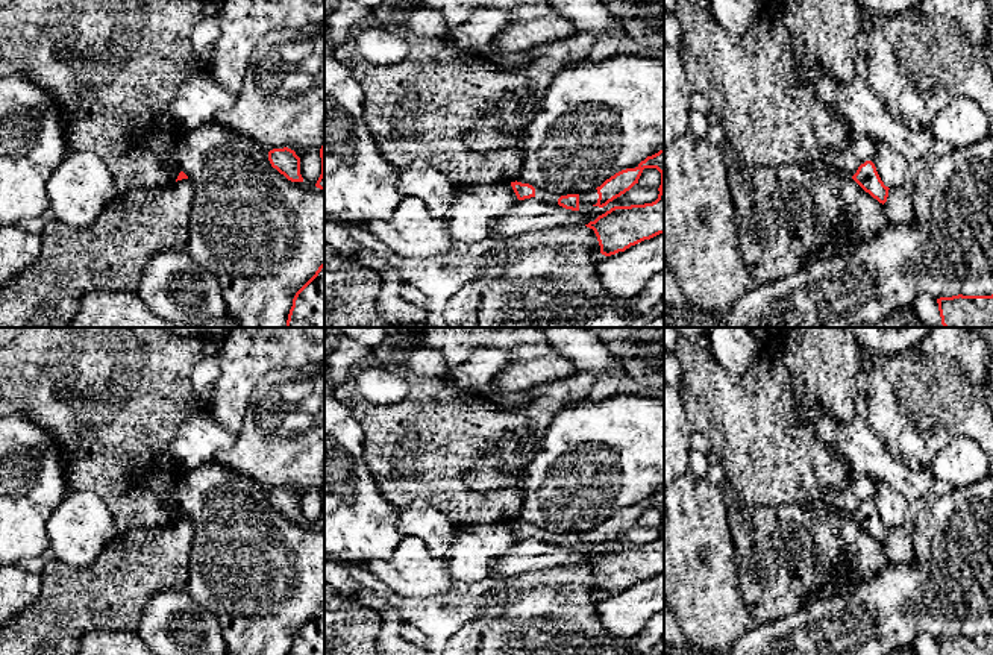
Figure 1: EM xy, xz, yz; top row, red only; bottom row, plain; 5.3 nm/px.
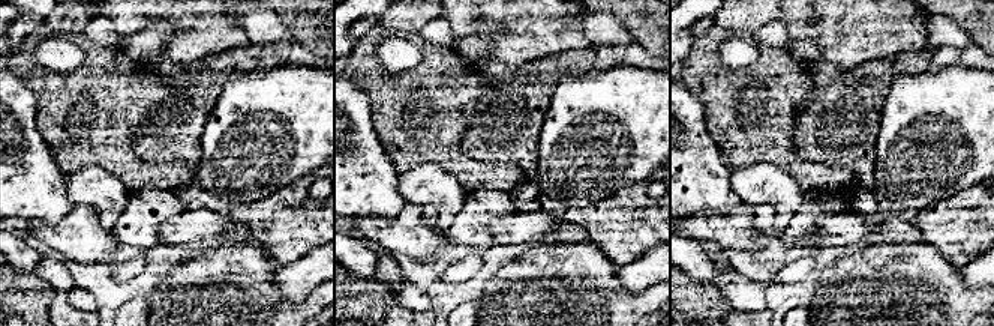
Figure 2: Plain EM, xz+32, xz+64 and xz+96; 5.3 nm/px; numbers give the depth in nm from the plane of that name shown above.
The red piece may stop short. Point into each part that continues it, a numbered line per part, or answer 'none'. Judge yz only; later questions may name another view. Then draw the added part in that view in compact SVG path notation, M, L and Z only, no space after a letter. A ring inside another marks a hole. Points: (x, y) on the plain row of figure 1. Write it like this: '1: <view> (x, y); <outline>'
none

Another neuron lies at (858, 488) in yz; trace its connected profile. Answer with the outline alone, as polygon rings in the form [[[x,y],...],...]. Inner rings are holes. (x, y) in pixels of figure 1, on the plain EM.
[[[850,472],[843,488],[825,490],[811,505],[831,509],[838,516],[850,517],[866,500],[872,500],[875,494],[875,481],[866,475]]]

